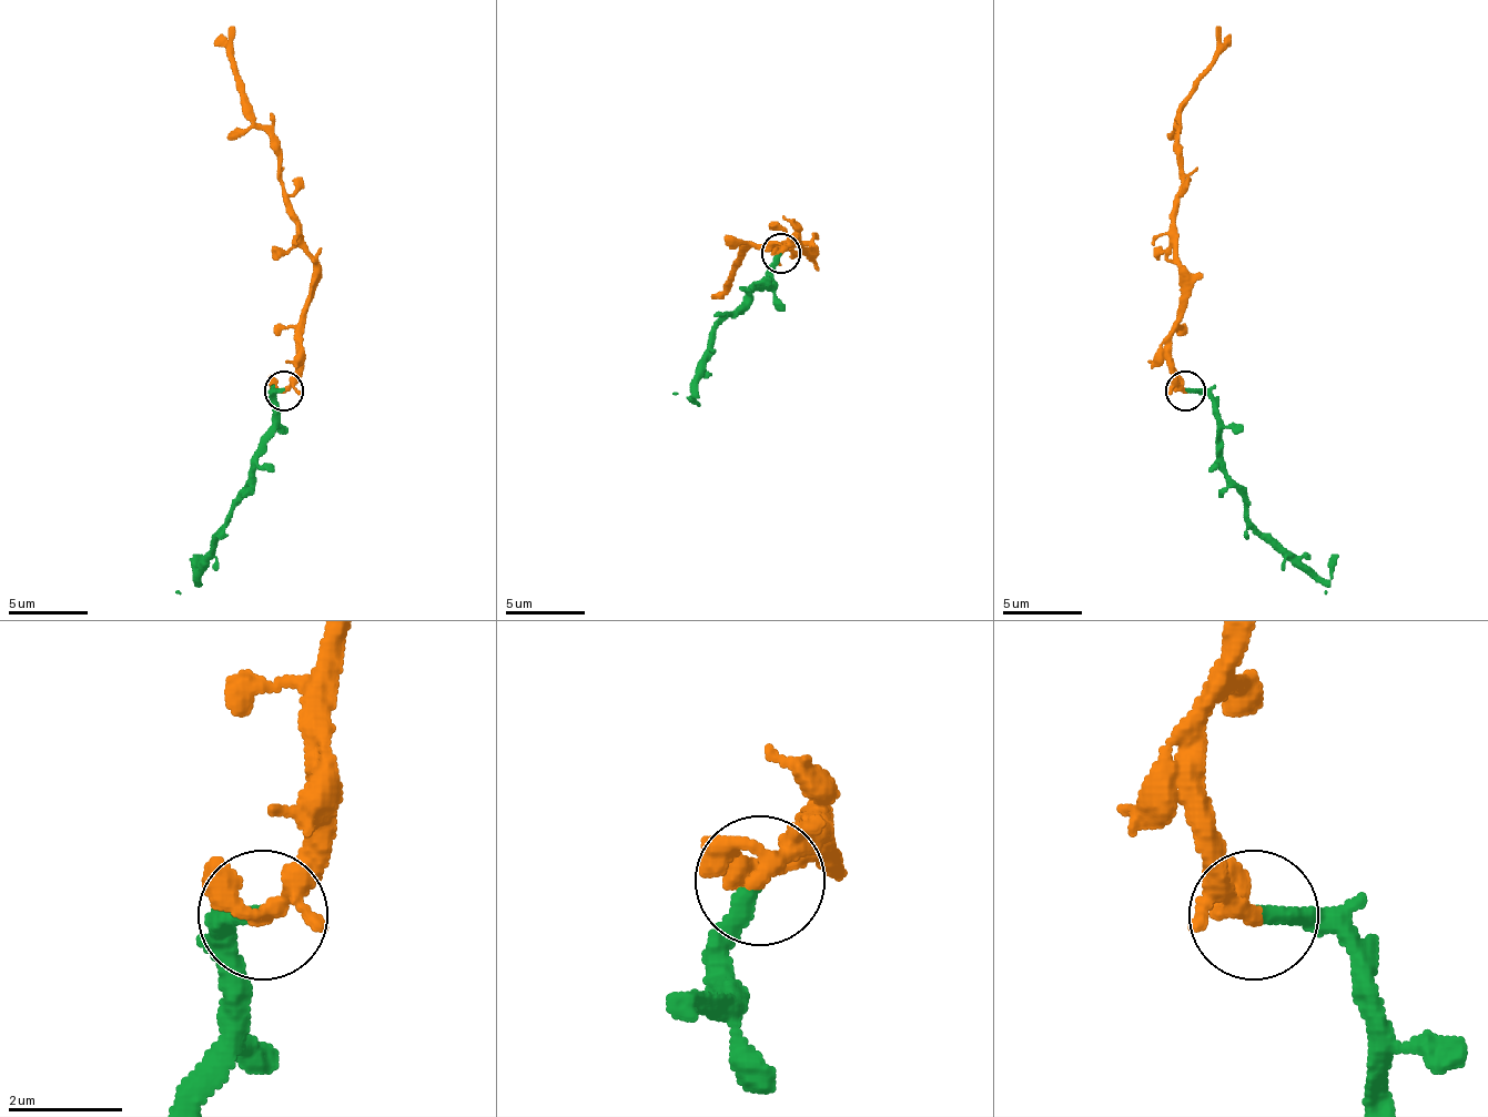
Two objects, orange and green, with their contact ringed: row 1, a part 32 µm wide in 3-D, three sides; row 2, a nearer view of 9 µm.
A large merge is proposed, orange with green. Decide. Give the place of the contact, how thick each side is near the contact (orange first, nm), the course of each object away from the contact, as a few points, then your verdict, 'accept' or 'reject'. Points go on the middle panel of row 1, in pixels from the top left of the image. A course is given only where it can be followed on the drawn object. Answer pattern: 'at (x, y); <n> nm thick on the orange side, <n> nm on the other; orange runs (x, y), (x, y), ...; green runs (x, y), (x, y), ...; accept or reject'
at (781, 253); 220 nm thick on the orange side, 280 nm on the other; orange runs (780, 252), (796, 240), (803, 247), (811, 247), (752, 244), (717, 300); green runs (780, 252), (772, 283), (752, 292), (712, 331), (712, 355), (692, 398), (700, 406); accept

